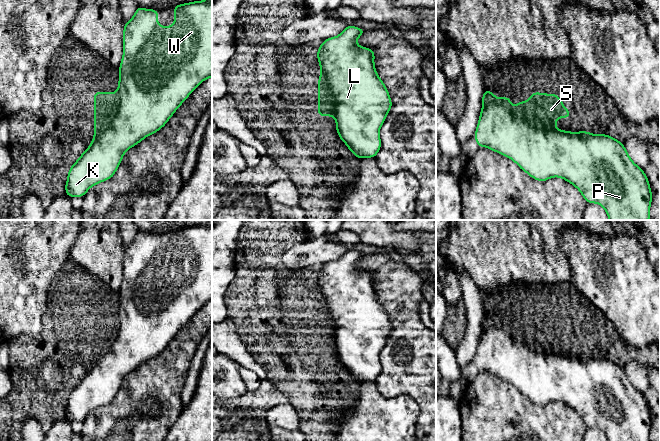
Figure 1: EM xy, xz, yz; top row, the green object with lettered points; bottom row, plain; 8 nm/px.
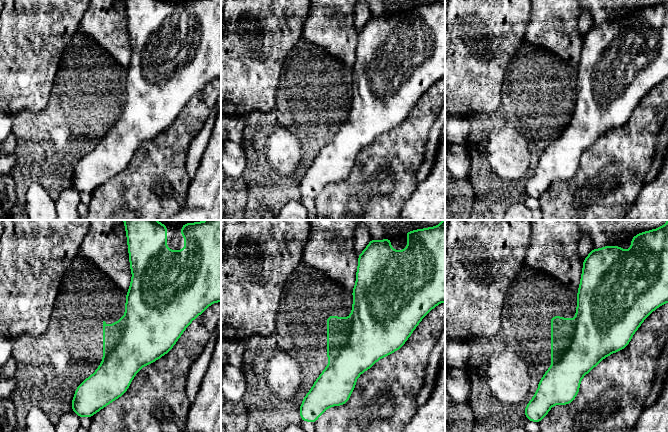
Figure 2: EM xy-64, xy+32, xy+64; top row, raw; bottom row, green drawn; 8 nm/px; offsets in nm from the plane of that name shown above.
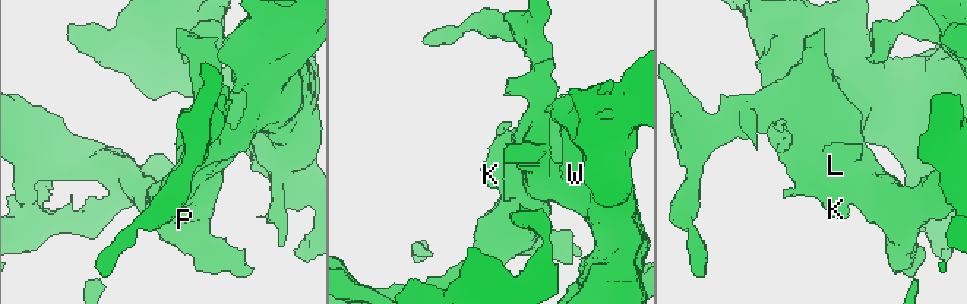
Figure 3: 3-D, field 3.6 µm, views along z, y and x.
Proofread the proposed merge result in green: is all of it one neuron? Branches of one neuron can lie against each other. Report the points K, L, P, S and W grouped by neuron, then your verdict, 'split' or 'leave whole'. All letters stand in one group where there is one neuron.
groups K L P W / S; split

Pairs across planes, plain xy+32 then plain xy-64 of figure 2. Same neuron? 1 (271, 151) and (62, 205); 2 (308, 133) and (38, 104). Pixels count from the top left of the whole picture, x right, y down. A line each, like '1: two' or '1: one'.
1: two
2: two

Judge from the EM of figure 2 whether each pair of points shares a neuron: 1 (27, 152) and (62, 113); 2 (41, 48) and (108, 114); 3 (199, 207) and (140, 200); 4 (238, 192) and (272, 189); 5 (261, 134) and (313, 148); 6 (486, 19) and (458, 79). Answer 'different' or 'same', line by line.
1: same
2: different
3: different
4: different
5: same
6: same

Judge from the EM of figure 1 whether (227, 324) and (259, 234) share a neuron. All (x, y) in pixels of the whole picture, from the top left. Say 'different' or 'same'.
different

